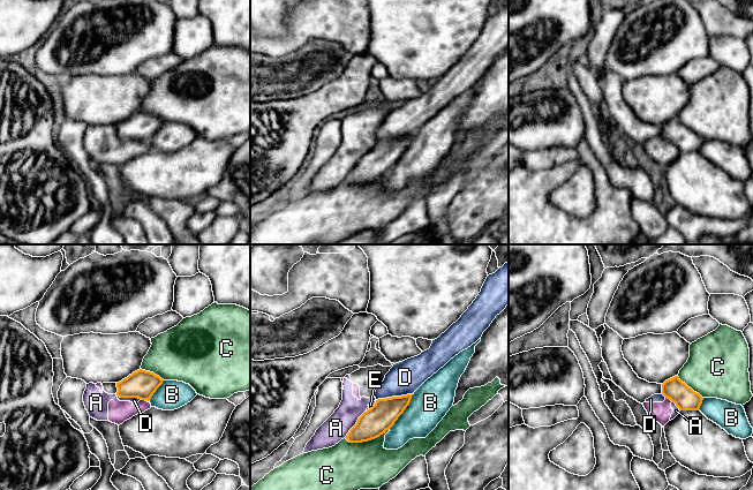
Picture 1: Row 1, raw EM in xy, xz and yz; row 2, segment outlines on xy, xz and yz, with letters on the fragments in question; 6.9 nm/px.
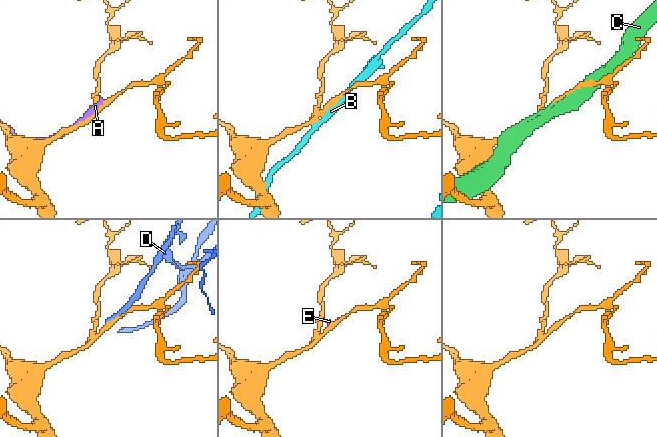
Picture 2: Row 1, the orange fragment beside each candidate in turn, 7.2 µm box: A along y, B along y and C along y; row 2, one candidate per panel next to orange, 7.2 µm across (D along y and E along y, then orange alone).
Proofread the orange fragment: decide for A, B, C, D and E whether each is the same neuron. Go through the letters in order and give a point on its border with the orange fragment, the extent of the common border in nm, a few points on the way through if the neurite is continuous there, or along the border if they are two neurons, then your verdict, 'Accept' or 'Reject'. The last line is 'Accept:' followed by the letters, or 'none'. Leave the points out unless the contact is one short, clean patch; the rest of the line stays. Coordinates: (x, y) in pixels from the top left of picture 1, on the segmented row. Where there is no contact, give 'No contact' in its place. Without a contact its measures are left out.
A: Touches orange at xz (355, 424). Shared border 240 nm. Reject
B: Touches orange at xz (403, 412). Shared border 300 nm. Reject
C: Touches orange at xz (367, 440). Shared border 320 nm. Reject
D: Touches orange at xz (393, 397). Shared border 260 nm. Reject
E: Touches orange at yz (669, 398). Shared border 70 nm. Boundary: yz (665, 397), (672, 401). Reject
Accept: none

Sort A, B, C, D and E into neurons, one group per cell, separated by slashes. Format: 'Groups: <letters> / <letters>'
Groups: A D E / B / C

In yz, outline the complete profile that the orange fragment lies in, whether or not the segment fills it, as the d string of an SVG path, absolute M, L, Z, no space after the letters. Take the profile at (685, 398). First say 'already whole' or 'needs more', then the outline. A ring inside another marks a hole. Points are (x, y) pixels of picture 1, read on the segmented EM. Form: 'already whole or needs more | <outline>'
already whole | M675 376L662 384L662 394L679 410L699 410L703 398Z

